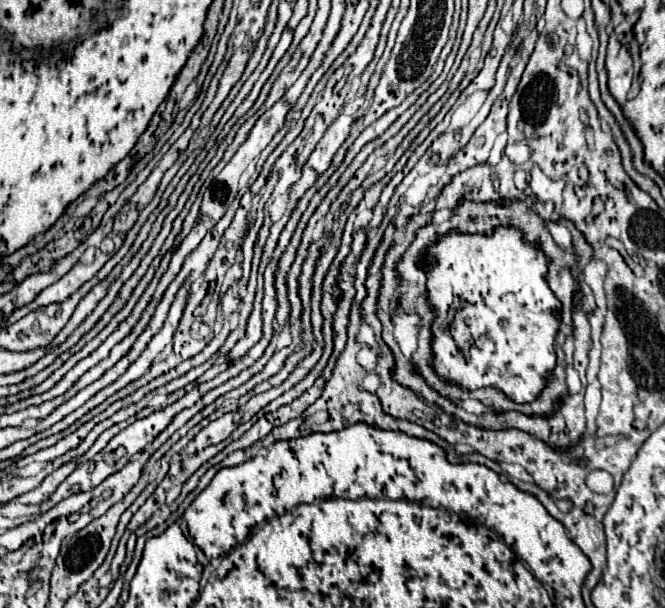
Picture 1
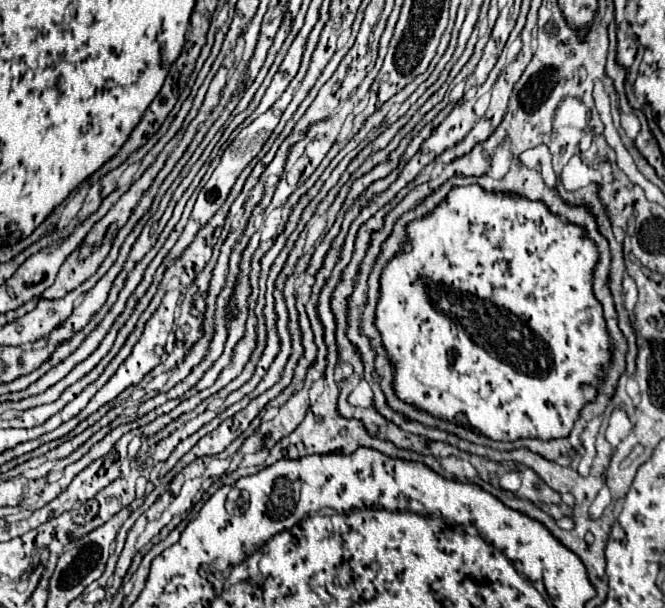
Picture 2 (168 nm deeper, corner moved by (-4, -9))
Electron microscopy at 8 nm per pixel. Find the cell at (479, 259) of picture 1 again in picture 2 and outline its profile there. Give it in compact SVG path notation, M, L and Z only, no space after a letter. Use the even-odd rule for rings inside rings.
M477 184L453 188L445 202L435 208L435 212L419 222L407 226L411 248L399 256L395 256L383 276L381 276L381 300L377 304L377 328L383 336L383 344L387 348L389 358L397 366L395 376L395 392L401 400L421 406L433 416L455 420L463 426L471 426L473 430L483 432L493 440L517 440L523 436L537 438L561 438L567 436L573 428L573 422L579 416L579 410L585 402L593 400L601 388L601 366L609 362L609 336L605 330L605 320L601 312L601 304L595 300L591 290L591 272L599 258L595 244L585 238L583 230L567 224L563 218L553 216L543 202L529 202L523 198L511 198L501 194L487 194ZM455 316L455 318L453 318ZM509 316L519 316L519 336L517 326L511 324ZM453 372L465 374L461 382L453 380ZM511 376L519 376L519 382L511 382Z

